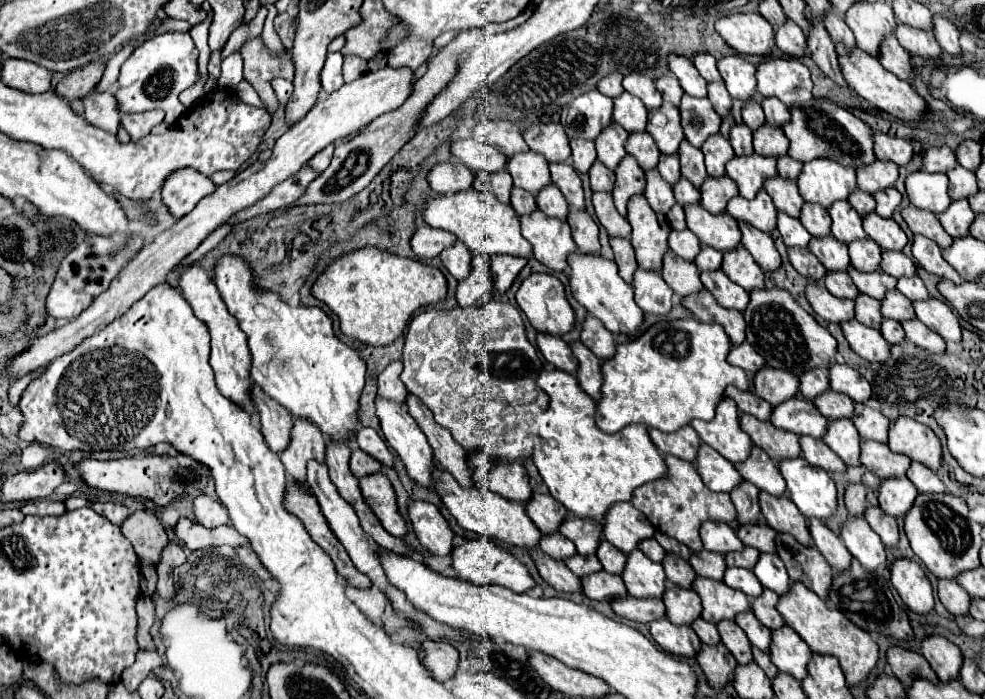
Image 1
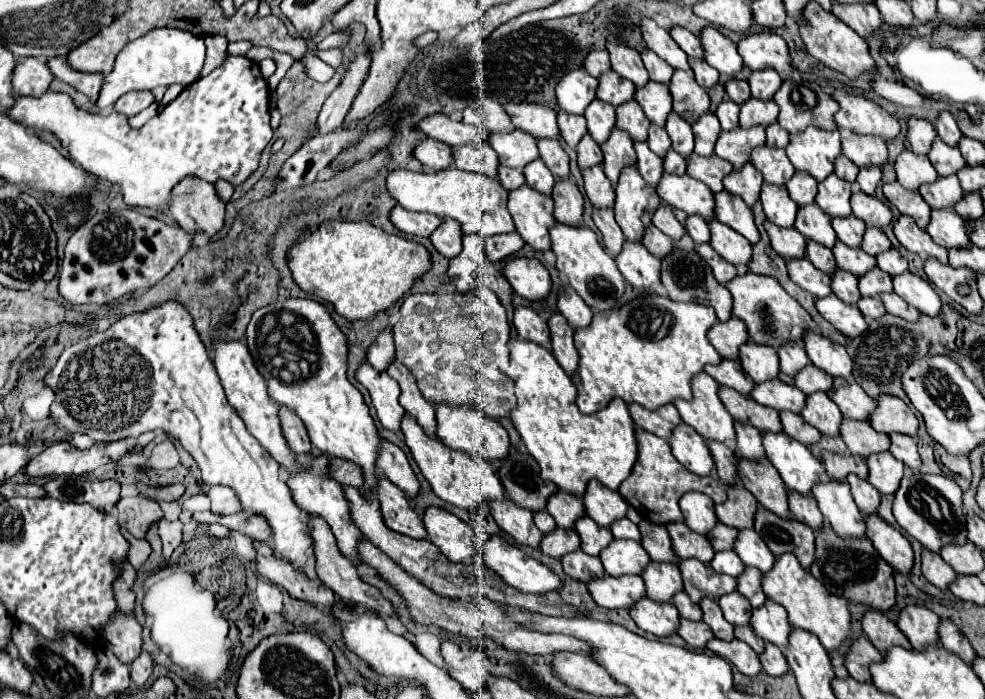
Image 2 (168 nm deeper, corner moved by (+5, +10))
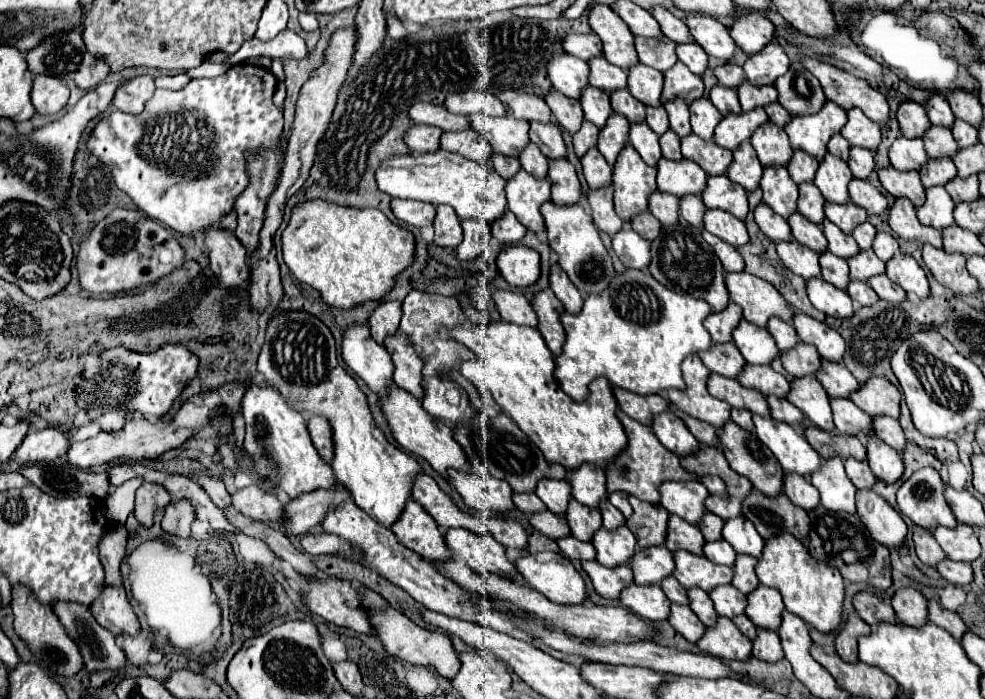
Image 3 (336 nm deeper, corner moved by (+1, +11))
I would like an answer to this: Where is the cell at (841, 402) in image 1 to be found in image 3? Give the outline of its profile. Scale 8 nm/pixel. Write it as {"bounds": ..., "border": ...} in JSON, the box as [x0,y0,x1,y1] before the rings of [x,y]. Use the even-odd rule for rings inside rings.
{"bounds":[781,341,821,377],"border":[[[801,341],[797,347],[793,347],[793,351],[781,351],[781,361],[785,371],[793,377],[815,375],[821,367],[821,357],[817,355],[817,349]]]}

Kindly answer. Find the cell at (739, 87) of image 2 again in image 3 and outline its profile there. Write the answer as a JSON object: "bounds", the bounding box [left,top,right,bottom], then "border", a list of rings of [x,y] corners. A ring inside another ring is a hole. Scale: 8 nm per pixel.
{"bounds":[713,63,745,87],"border":[[[735,63],[717,65],[717,67],[713,69],[713,73],[715,73],[715,77],[719,79],[719,83],[723,83],[723,85],[727,85],[727,87],[737,87],[737,85],[745,79],[743,69],[741,69],[739,65],[735,65]]]}

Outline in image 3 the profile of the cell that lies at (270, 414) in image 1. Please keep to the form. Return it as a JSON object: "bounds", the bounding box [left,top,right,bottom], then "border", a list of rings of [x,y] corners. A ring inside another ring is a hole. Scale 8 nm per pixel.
{"bounds":[309,415,333,463],"border":[[[315,415],[309,421],[309,433],[311,433],[311,439],[313,439],[319,455],[327,463],[331,463],[333,461],[333,431],[329,431],[329,423],[325,423],[325,419]]]}

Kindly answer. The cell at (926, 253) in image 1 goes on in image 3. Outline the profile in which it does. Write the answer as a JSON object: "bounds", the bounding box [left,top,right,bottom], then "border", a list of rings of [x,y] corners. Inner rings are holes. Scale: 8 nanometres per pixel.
{"bounds":[889,197,941,249],"border":[[[905,197],[895,199],[893,207],[889,209],[889,227],[905,241],[917,239],[921,243],[931,243],[933,247],[941,249],[941,231],[921,225],[915,215],[913,203]]]}

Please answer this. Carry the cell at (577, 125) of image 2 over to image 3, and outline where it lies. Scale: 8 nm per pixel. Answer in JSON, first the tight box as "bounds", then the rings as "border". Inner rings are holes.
{"bounds":[545,89,583,135],"border":[[[551,89],[549,95],[545,95],[545,103],[549,105],[553,117],[557,119],[557,123],[561,127],[565,127],[571,135],[577,133],[577,129],[581,127],[581,121],[583,121],[583,109],[577,99],[569,99],[569,97],[561,95],[557,89]]]}

